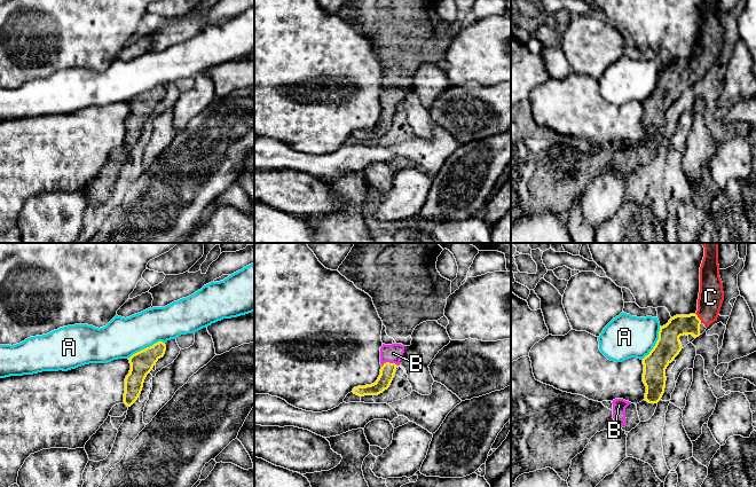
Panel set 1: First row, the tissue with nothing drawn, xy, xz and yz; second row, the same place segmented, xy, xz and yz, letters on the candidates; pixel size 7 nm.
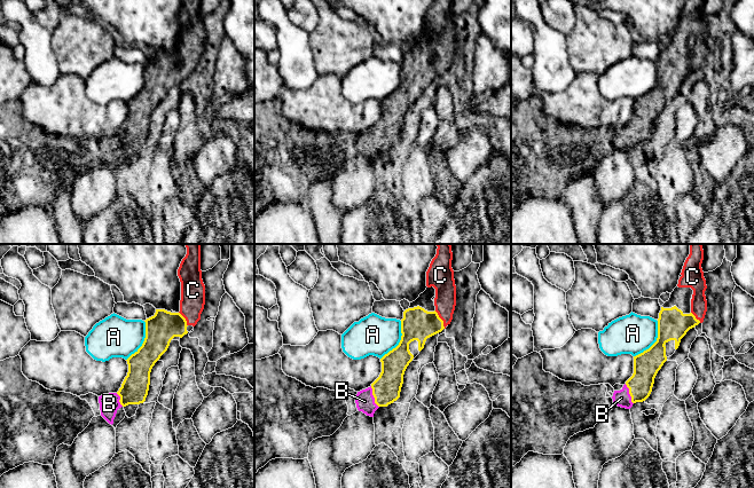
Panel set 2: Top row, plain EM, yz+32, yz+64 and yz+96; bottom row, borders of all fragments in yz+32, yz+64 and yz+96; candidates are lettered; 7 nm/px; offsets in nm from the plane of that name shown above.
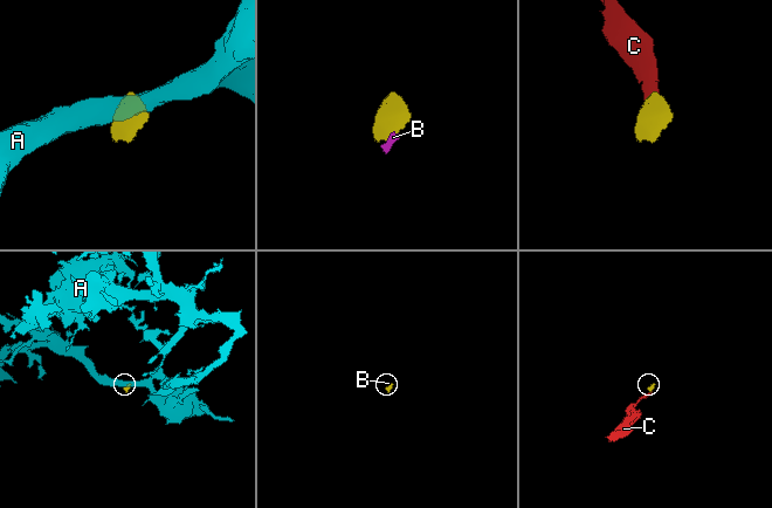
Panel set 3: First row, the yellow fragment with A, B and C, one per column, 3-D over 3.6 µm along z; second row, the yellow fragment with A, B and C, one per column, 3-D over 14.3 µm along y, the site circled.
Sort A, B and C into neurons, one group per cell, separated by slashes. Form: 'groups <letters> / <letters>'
groups A / B C

